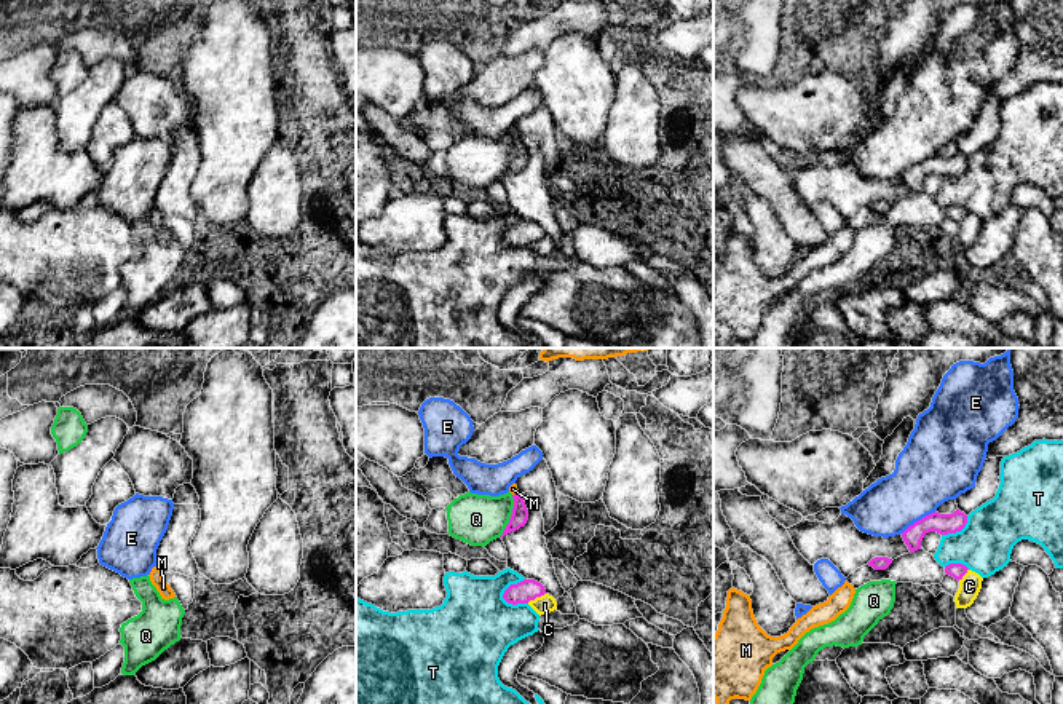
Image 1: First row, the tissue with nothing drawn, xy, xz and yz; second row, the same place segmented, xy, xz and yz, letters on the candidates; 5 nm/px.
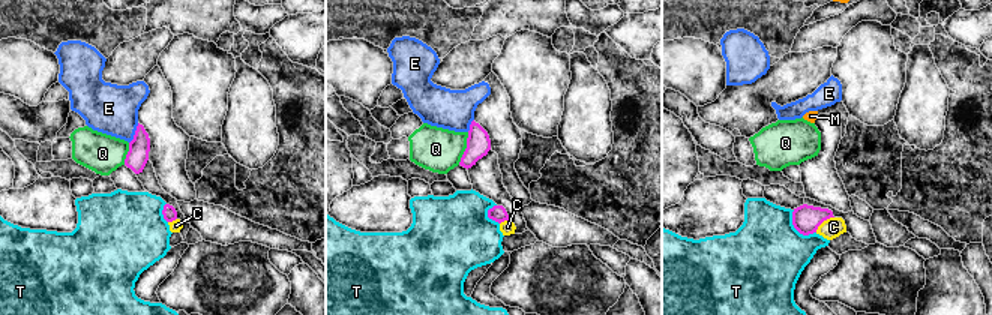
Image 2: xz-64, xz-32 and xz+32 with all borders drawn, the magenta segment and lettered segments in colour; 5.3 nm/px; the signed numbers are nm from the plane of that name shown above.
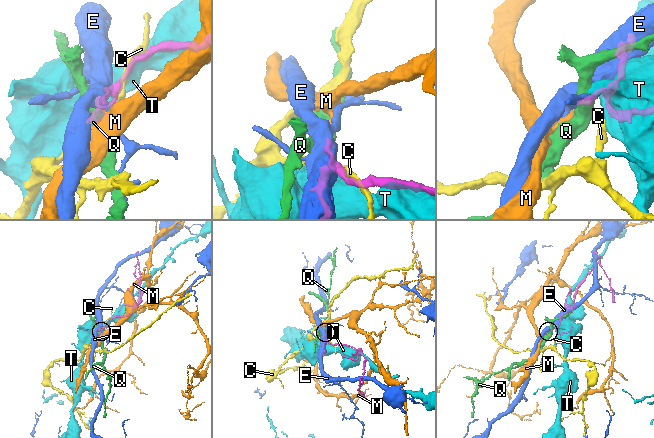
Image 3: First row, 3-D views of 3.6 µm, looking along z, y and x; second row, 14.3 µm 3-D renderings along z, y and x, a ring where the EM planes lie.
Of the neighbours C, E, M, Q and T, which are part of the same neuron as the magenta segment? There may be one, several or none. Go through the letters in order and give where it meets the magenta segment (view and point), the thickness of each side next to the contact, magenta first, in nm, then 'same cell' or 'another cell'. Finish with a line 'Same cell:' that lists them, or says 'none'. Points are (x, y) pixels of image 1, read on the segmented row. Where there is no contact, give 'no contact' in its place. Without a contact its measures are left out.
C: contact xz (535, 597); calibres 110 and 90 nm; another cell
E: contact yz (918, 521); calibres 110 and 340 nm; another cell
M: contact xz (514, 495); calibres 90 and 50 nm; another cell
Q: contact xz (511, 516); calibres 90 and 260 nm; another cell
T: contact xz (508, 588); calibres 110 and 400 nm; another cell
Same cell: none

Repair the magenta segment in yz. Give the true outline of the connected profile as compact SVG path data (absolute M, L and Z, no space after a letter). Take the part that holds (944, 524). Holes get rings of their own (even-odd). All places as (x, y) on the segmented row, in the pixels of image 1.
M956 509L953 514L932 512L921 520L910 525L902 538L908 546L910 552L921 549L921 541L926 533L937 532L940 535L961 532L967 524L967 516Z

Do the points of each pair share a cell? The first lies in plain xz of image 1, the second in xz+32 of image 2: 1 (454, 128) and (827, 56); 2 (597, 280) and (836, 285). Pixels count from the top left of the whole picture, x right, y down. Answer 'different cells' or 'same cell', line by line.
1: same cell
2: same cell

